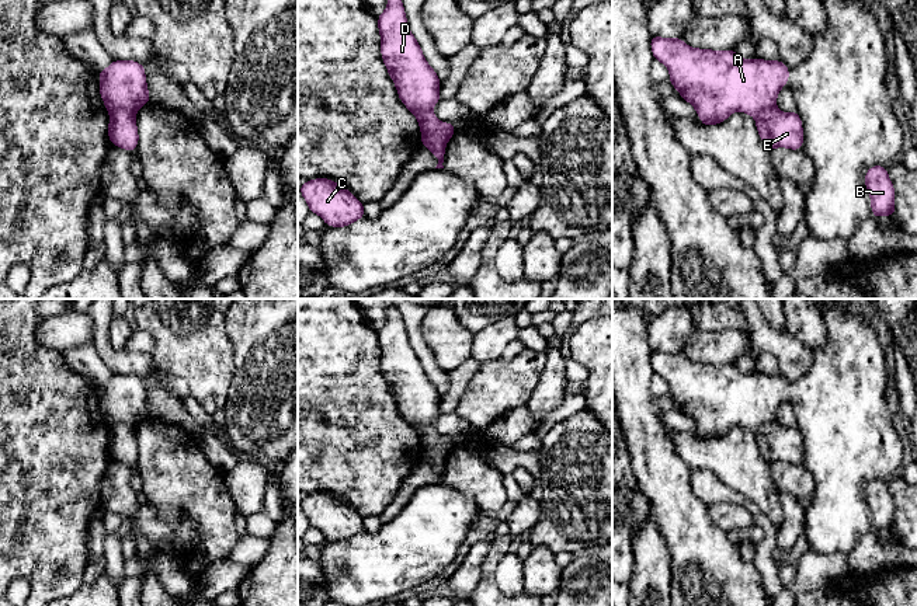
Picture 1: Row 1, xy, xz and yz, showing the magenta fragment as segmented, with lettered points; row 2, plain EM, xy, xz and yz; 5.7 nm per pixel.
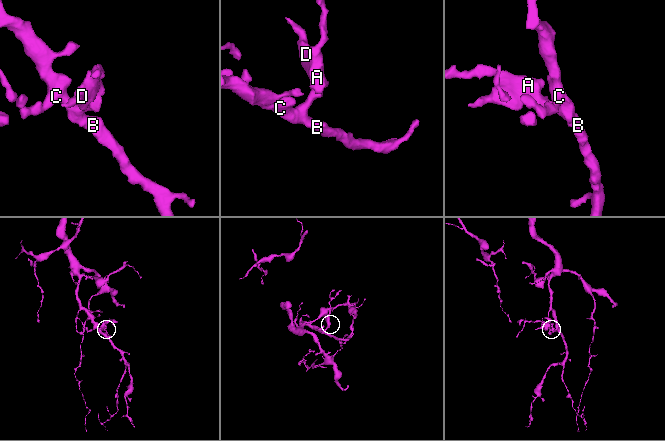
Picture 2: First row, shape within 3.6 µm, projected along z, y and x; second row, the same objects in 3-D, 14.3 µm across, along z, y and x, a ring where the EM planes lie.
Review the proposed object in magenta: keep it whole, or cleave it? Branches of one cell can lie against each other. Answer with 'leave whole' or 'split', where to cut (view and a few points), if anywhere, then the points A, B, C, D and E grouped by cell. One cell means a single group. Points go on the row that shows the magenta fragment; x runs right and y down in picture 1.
split; cut in xy along (135, 110), (115, 108), (110, 114); A D / B C E

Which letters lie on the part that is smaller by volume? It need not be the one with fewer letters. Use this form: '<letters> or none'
A, D

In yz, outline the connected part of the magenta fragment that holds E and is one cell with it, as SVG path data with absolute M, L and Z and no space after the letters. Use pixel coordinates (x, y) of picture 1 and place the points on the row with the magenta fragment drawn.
M774 107L758 111L754 118L757 132L765 149L786 147L802 150L803 128L798 111L788 114Z

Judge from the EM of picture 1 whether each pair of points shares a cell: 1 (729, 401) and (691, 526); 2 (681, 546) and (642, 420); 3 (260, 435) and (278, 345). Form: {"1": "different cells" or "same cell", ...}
{"1": "different cells", "2": "same cell", "3": "same cell"}

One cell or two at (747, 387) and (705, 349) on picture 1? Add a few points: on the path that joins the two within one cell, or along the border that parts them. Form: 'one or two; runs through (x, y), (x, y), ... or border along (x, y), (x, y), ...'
two; border along (690, 359), (716, 365), (732, 364)

